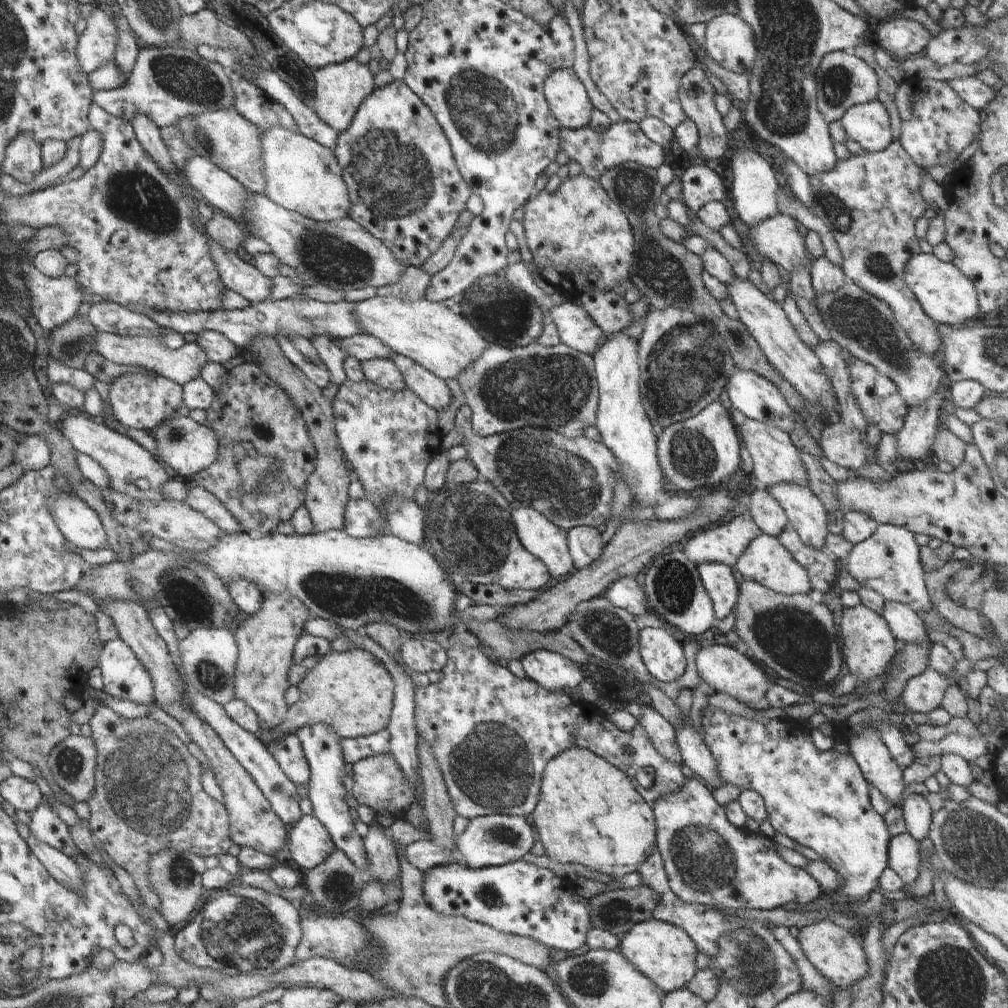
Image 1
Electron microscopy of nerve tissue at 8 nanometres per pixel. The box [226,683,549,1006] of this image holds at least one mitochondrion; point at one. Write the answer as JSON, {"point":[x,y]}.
{"point":[490,763]}

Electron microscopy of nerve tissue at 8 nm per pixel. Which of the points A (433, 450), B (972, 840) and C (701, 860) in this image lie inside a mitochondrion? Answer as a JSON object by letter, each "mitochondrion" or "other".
{"A":"other","B":"mitochondrion","C":"mitochondrion"}

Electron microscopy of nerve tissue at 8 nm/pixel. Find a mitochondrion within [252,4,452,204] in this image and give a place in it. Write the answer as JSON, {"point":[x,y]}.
{"point":[291,68]}

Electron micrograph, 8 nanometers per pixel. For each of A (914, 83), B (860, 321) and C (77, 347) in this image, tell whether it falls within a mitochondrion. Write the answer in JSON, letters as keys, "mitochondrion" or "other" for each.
{"A":"other","B":"mitochondrion","C":"mitochondrion"}

